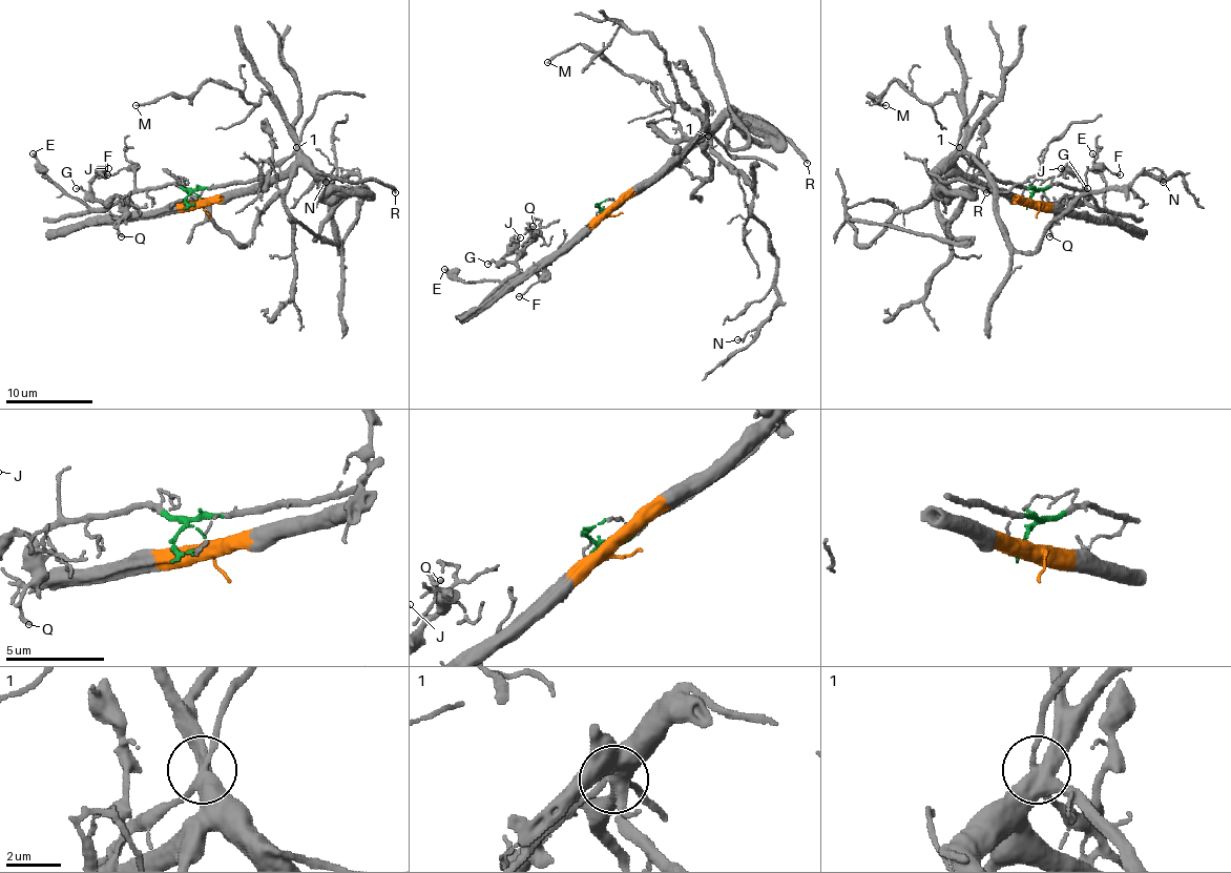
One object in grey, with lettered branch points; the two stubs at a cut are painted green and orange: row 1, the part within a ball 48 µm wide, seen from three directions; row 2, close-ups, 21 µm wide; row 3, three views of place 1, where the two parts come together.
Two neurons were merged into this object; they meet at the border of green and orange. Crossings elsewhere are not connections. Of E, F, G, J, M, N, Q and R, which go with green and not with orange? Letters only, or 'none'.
E, F, G, J, Q

